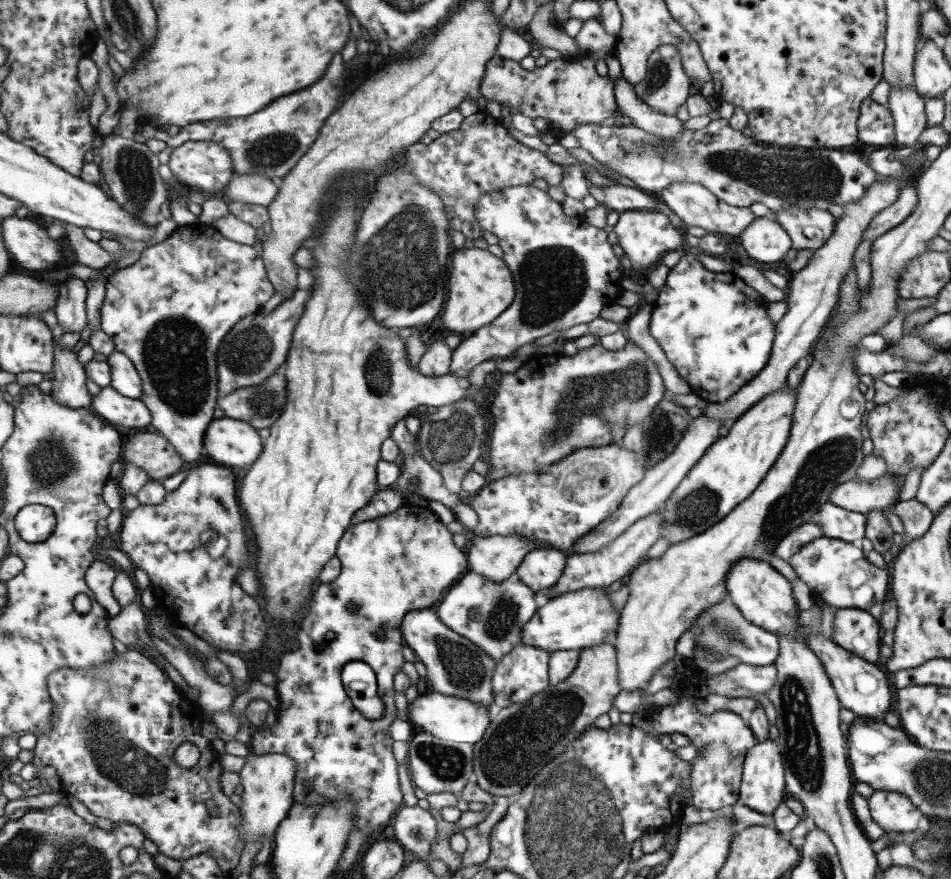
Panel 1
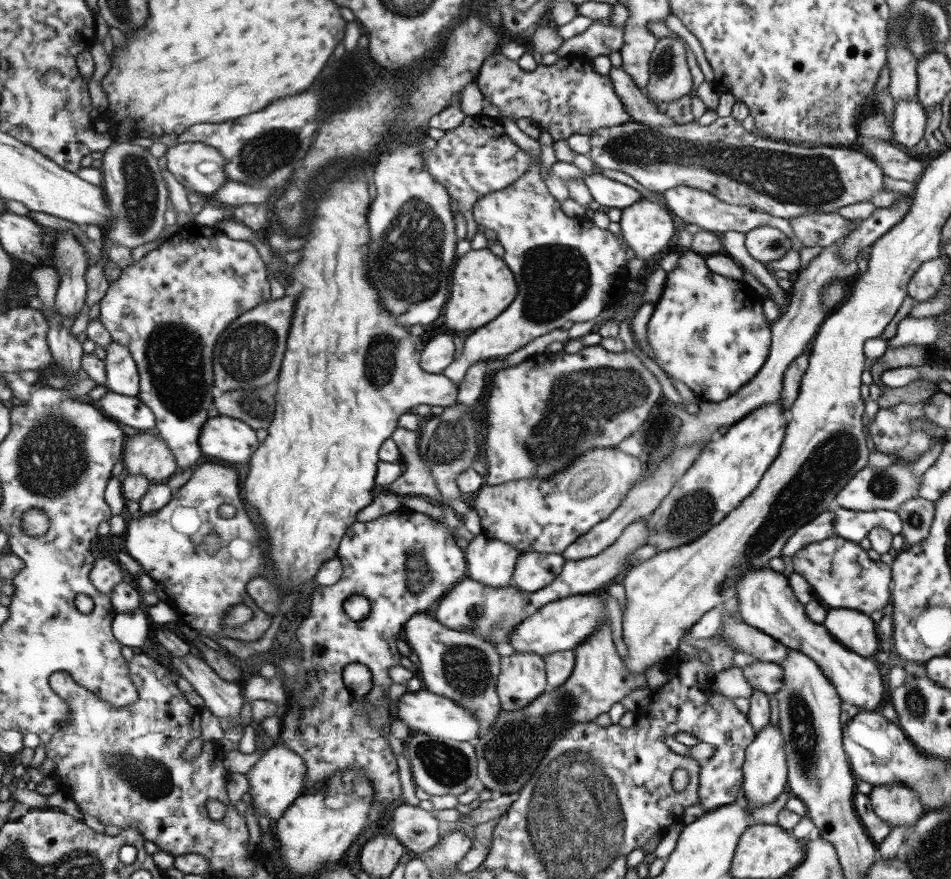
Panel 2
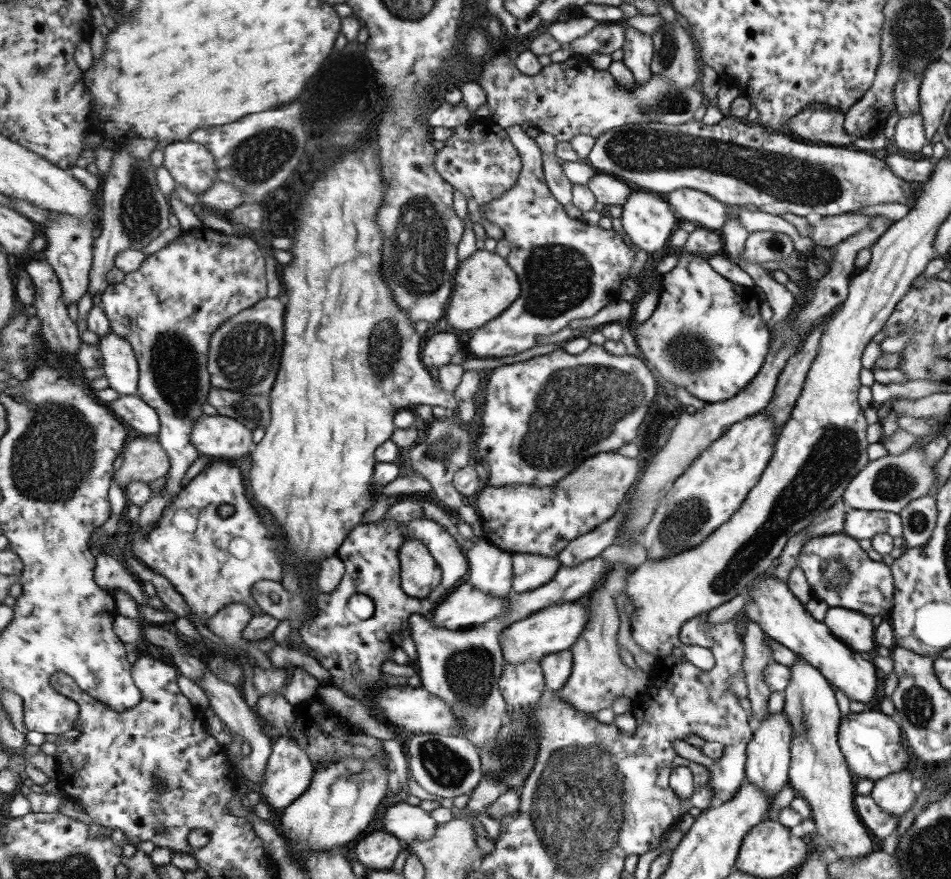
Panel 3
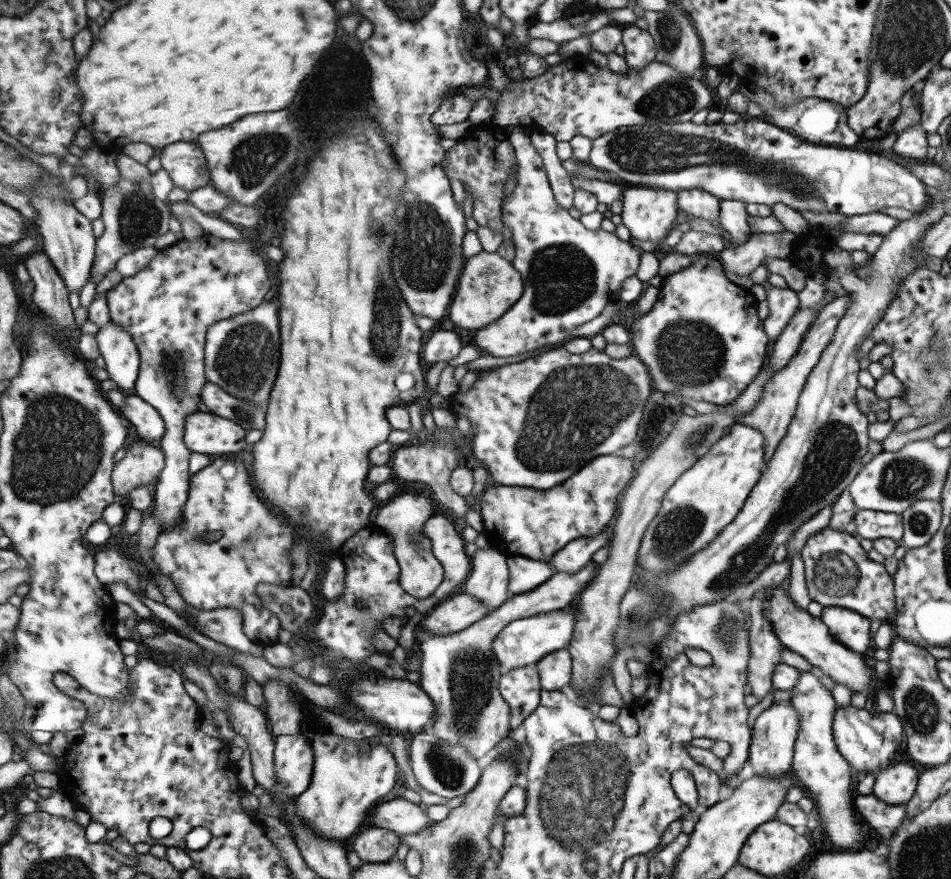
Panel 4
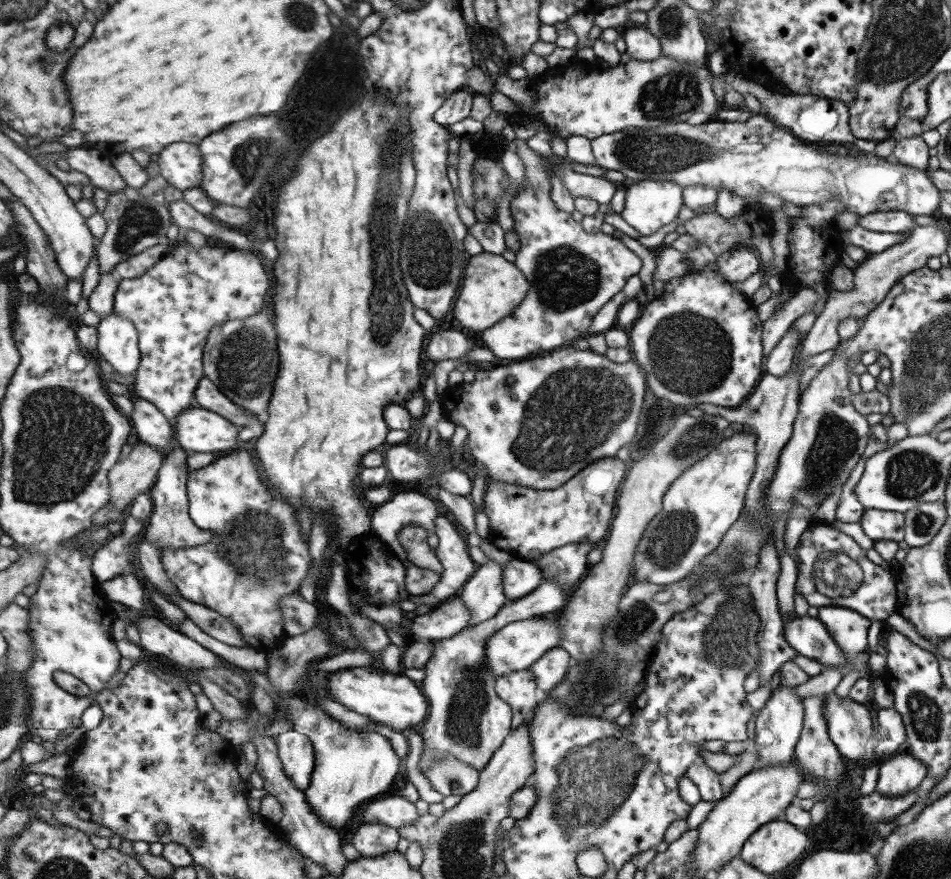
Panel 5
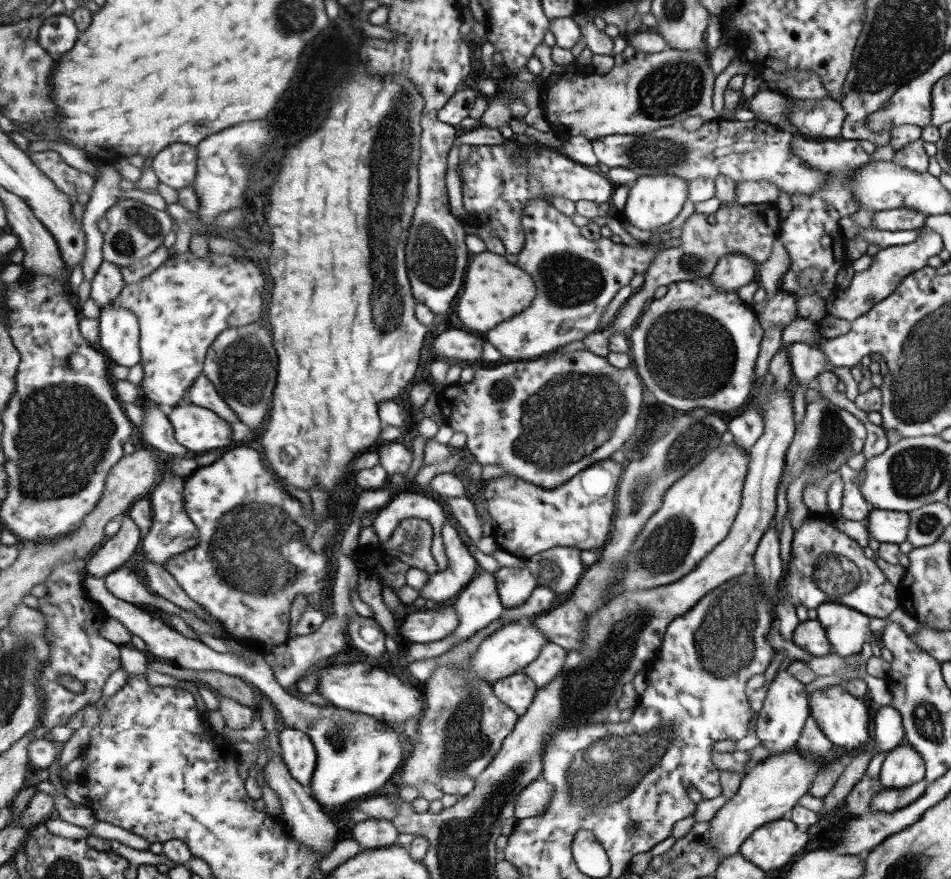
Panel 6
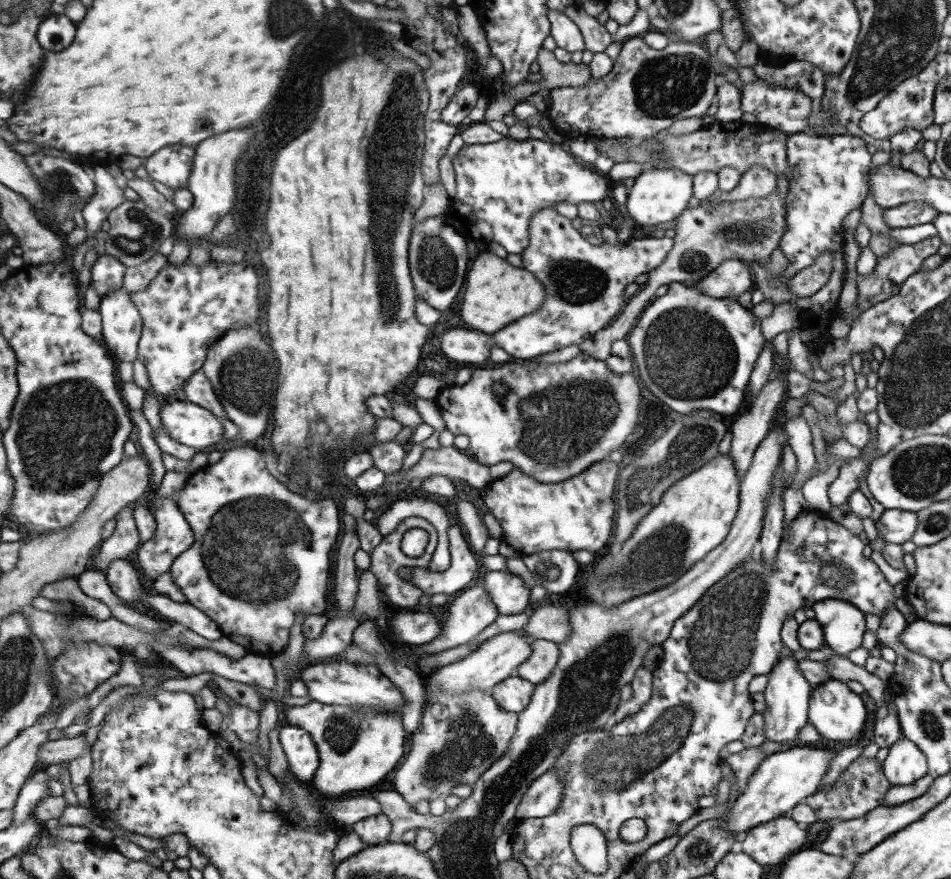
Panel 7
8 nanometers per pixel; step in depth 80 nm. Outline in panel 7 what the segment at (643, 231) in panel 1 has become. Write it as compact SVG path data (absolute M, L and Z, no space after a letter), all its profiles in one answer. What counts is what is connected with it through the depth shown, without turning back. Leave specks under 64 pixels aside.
M652 169L640 172L626 194L621 210L630 221L639 225L653 226L675 220L687 206L692 196L692 176L675 169Z

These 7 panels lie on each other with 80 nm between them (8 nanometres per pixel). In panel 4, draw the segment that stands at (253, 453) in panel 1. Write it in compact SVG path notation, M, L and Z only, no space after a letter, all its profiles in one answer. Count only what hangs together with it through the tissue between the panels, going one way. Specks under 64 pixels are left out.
M199 412L189 415L185 426L185 444L195 451L212 456L231 456L233 452L241 452L243 448L249 450L247 443L247 430L239 424L233 424L233 420L225 420L222 416L215 416L211 412Z

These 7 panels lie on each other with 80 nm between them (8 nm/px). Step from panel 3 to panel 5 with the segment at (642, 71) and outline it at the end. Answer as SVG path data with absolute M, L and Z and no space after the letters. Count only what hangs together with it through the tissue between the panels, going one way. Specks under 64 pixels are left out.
M641 26L622 30L626 51L635 59L650 61L662 55L661 41L648 28Z

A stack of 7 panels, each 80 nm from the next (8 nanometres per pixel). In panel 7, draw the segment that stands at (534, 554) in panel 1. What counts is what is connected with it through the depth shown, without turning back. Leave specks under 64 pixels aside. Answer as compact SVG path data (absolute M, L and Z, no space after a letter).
M507 569L488 572L484 577L484 585L500 614L521 614L527 606L531 606L533 583L527 586L521 577Z

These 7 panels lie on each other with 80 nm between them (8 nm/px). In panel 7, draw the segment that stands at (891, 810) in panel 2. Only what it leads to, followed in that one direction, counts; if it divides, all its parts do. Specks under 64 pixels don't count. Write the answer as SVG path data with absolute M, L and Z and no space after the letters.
M897 739L888 746L881 772L889 786L907 786L926 776L925 755L907 739Z

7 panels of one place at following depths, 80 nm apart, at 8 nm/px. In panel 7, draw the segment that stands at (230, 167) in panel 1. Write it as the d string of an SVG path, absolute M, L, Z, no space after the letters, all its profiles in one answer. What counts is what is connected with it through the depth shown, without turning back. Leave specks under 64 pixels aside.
M181 146L163 148L161 152L146 158L146 170L154 180L170 187L187 187L195 166L195 147Z

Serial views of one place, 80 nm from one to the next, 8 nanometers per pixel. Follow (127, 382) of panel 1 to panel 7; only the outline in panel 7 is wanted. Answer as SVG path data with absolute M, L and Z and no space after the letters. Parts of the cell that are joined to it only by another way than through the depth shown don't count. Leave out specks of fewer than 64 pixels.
M125 288L102 298L100 314L106 348L119 362L140 360L140 340L144 321L140 308L135 305L131 292Z

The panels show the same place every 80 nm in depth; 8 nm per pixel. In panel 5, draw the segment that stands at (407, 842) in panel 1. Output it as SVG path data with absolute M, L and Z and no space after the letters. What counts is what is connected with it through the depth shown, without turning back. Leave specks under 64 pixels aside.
M401 794L387 795L363 808L364 823L381 823L391 828L407 828L419 820L417 806Z

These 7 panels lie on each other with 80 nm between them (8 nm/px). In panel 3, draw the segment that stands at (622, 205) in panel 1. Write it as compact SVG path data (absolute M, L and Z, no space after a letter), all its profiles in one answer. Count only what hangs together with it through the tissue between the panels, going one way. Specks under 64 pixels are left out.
M597 172L587 185L595 193L598 202L607 205L622 205L634 188L605 172Z

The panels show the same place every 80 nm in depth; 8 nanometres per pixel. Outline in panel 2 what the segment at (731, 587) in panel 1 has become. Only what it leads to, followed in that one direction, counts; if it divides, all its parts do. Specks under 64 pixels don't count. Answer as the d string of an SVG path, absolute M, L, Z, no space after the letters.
M762 567L749 571L736 582L736 602L739 616L745 624L764 632L791 650L808 656L820 668L825 678L837 691L846 706L857 705L861 712L877 709L883 702L882 667L851 652L839 644L822 624L815 624L805 613L804 606L795 598L785 576Z

